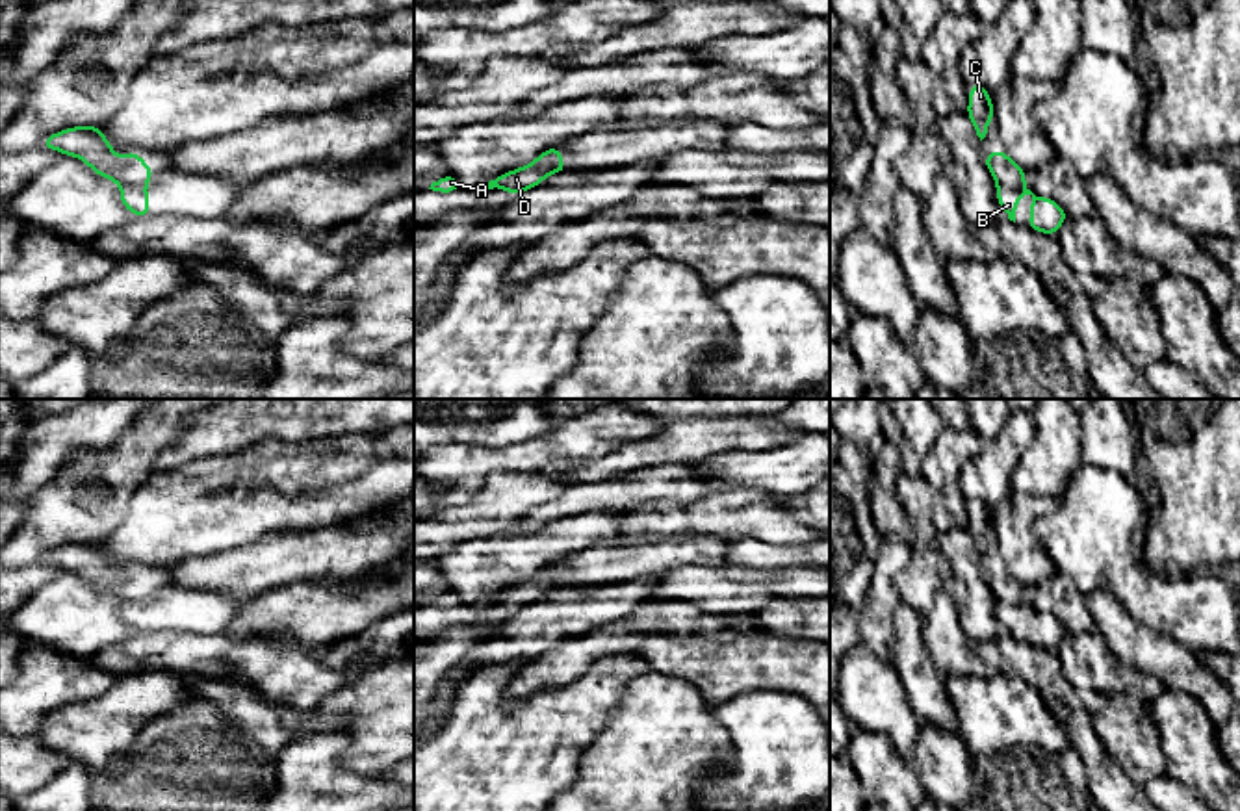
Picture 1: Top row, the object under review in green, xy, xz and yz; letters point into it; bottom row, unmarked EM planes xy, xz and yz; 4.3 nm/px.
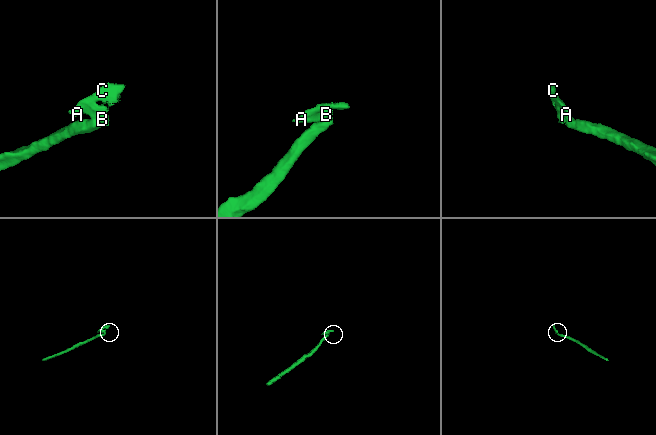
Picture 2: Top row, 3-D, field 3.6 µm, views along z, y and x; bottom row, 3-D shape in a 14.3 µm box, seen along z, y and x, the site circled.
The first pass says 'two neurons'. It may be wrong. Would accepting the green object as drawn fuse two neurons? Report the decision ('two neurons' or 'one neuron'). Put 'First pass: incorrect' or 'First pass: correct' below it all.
two neurons
First pass: correct

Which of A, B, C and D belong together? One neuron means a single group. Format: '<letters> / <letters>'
A C D / B

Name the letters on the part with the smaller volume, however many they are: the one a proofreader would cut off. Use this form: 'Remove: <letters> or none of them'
Remove: A, C, D

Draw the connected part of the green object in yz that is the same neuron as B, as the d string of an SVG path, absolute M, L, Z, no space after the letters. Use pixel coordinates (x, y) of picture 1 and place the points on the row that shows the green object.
M1006 186L997 187L997 199L1008 219L1015 223L1017 197L1027 193L1032 197L1030 230L1054 236L1060 225L1069 217L1053 199L1036 197L1030 189L1014 189Z

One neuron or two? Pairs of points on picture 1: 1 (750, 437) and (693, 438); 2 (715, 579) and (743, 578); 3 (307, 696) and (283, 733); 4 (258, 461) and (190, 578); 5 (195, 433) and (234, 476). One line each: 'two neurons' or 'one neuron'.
1: one neuron
2: one neuron
3: two neurons
4: two neurons
5: two neurons

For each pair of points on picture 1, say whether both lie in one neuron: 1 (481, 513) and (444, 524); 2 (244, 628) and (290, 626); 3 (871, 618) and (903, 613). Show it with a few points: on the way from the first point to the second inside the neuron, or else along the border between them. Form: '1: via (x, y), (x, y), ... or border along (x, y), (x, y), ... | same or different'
1: via (472, 522), (453, 524) | same
2: via (255, 626), (279, 626) | same
3: border along (899, 598), (891, 618), (893, 654), (890, 657) | different

